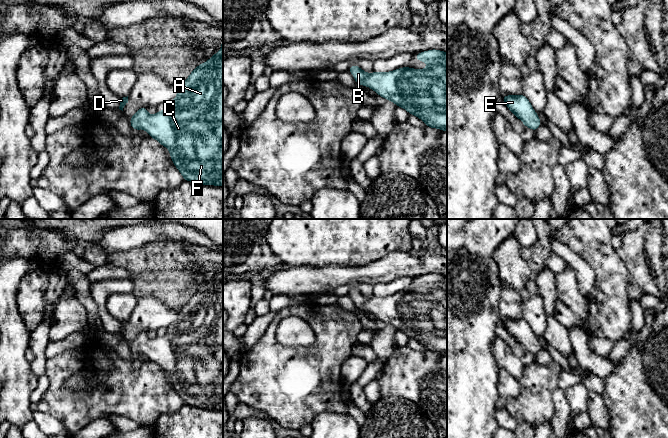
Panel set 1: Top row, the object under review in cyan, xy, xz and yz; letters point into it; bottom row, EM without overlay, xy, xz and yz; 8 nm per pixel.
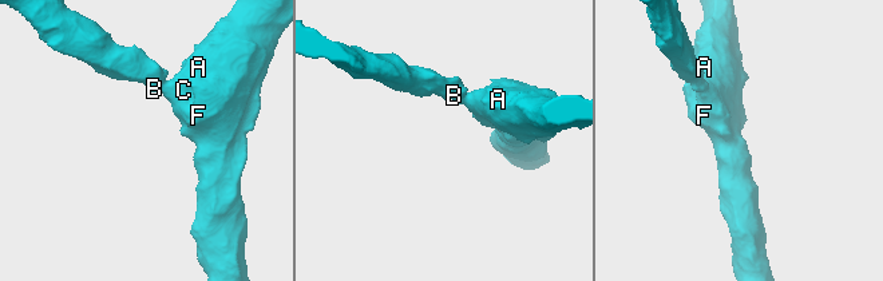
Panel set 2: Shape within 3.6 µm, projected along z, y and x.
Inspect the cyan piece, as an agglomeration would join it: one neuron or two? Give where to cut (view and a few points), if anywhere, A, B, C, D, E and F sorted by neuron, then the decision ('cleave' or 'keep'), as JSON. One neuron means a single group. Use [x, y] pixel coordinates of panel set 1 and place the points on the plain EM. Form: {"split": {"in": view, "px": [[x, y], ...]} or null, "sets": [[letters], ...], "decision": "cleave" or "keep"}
{"split": null, "sets": [["A", "B", "C", "D", "E", "F"]], "decision": "keep"}

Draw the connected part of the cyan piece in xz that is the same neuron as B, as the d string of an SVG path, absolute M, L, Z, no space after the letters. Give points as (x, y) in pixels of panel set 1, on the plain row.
M431 273L416 277L416 284L426 286L427 292L413 293L405 290L389 296L368 298L359 290L351 289L348 295L358 309L367 310L397 331L404 332L409 338L420 342L427 351L447 356L447 277Z

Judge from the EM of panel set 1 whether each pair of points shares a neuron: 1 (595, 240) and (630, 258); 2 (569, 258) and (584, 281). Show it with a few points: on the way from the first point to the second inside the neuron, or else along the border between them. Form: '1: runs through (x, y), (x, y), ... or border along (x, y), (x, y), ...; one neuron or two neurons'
1: border along (616, 250), (628, 272); two neurons
2: runs through (575, 263), (584, 272), (584, 275); one neuron

